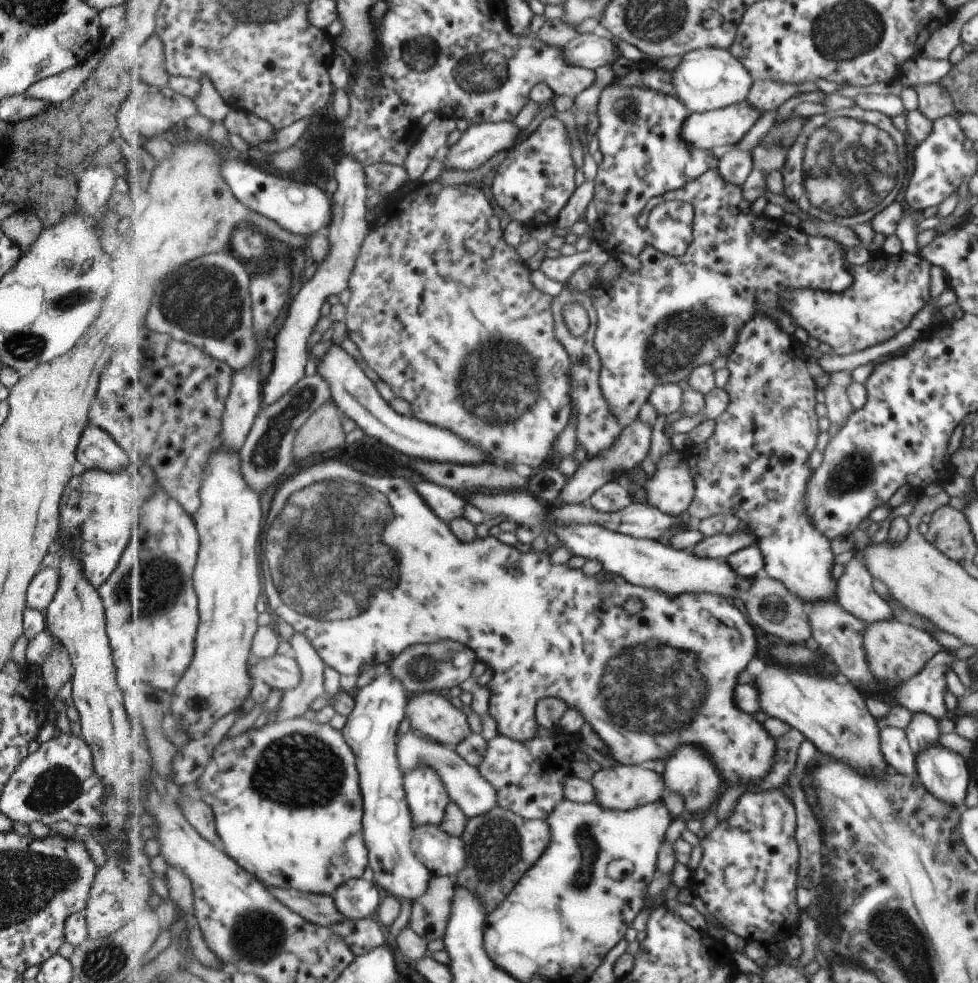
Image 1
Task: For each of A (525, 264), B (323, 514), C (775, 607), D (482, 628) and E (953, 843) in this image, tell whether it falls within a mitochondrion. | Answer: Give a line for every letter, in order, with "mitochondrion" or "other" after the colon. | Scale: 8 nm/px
A: other
B: mitochondrion
C: mitochondrion
D: other
E: other

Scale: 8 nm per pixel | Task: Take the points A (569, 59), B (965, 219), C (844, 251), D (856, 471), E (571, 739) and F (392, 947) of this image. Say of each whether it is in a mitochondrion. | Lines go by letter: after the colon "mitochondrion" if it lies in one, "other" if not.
A: other
B: other
C: other
D: mitochondrion
E: other
F: other

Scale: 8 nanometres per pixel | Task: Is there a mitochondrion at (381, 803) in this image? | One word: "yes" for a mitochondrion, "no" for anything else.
no

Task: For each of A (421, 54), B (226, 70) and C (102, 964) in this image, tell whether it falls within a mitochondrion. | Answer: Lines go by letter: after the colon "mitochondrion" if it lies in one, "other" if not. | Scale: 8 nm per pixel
A: mitochondrion
B: other
C: mitochondrion

